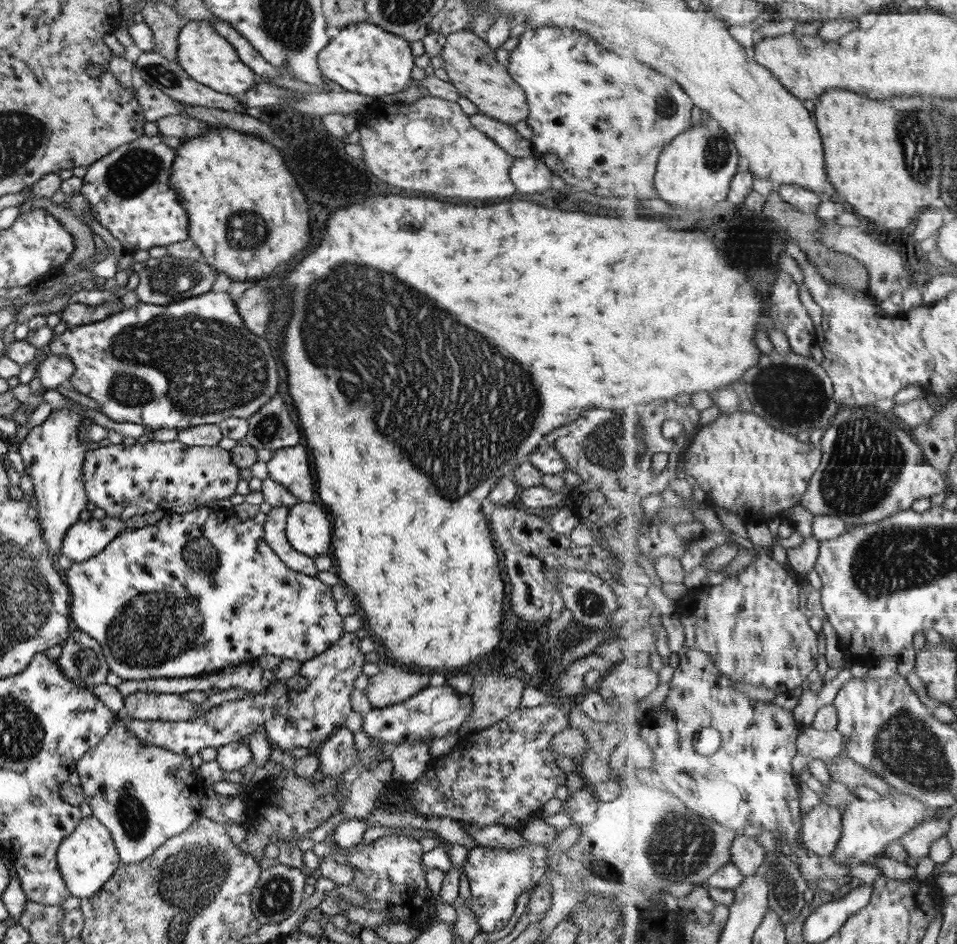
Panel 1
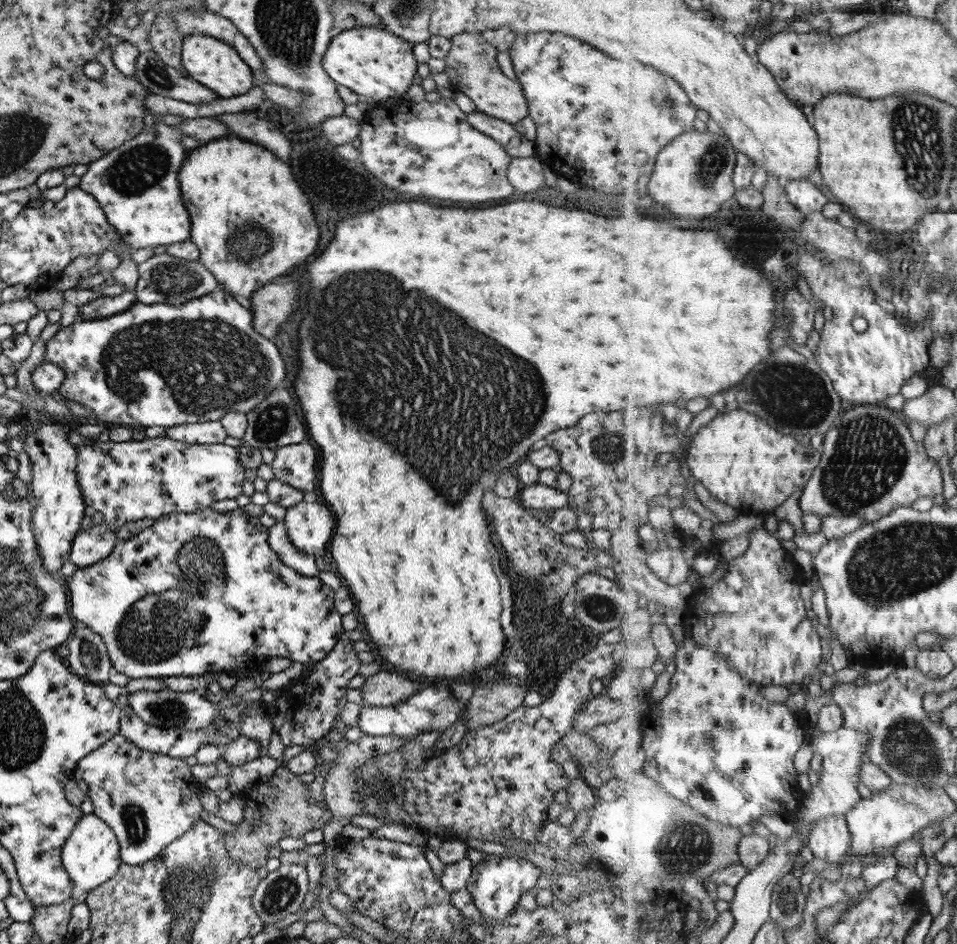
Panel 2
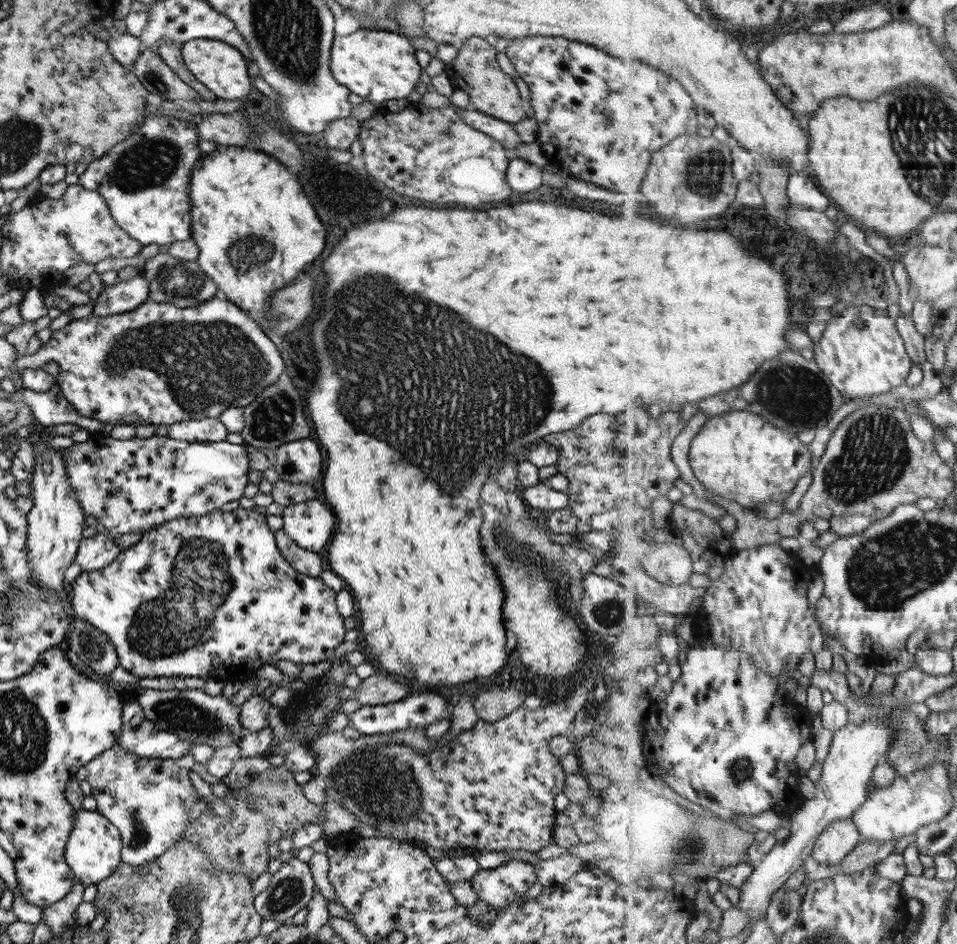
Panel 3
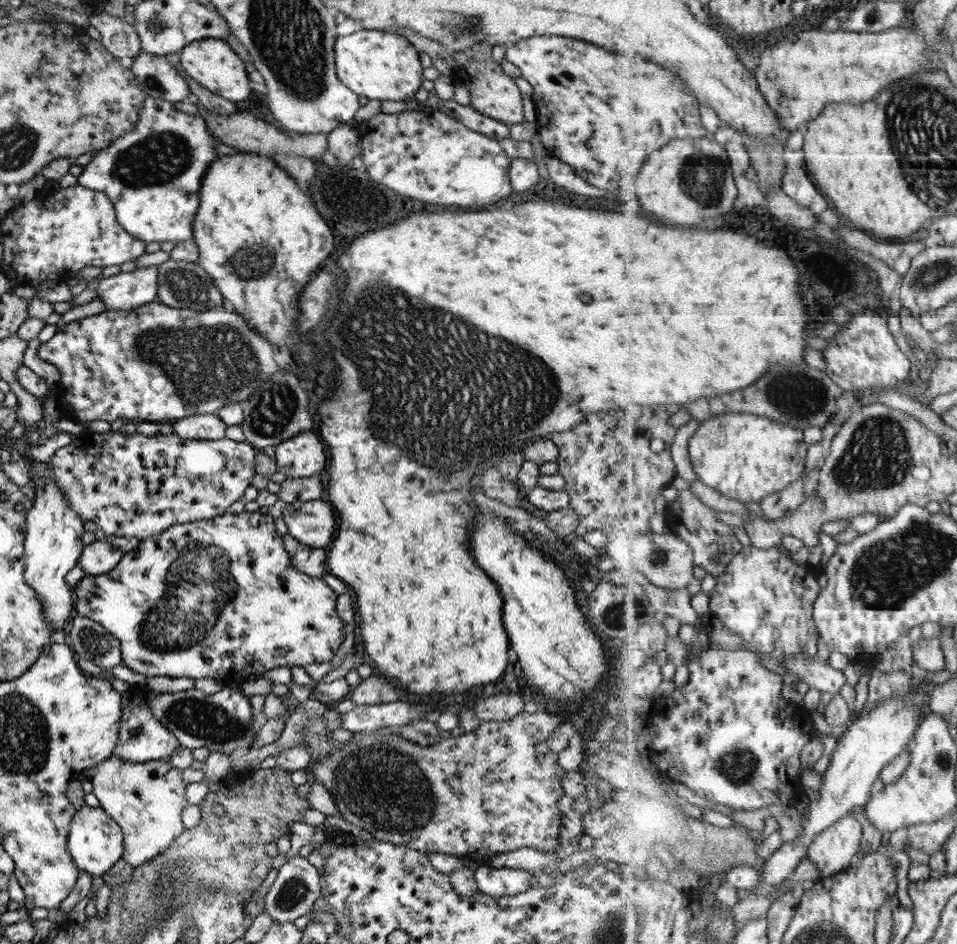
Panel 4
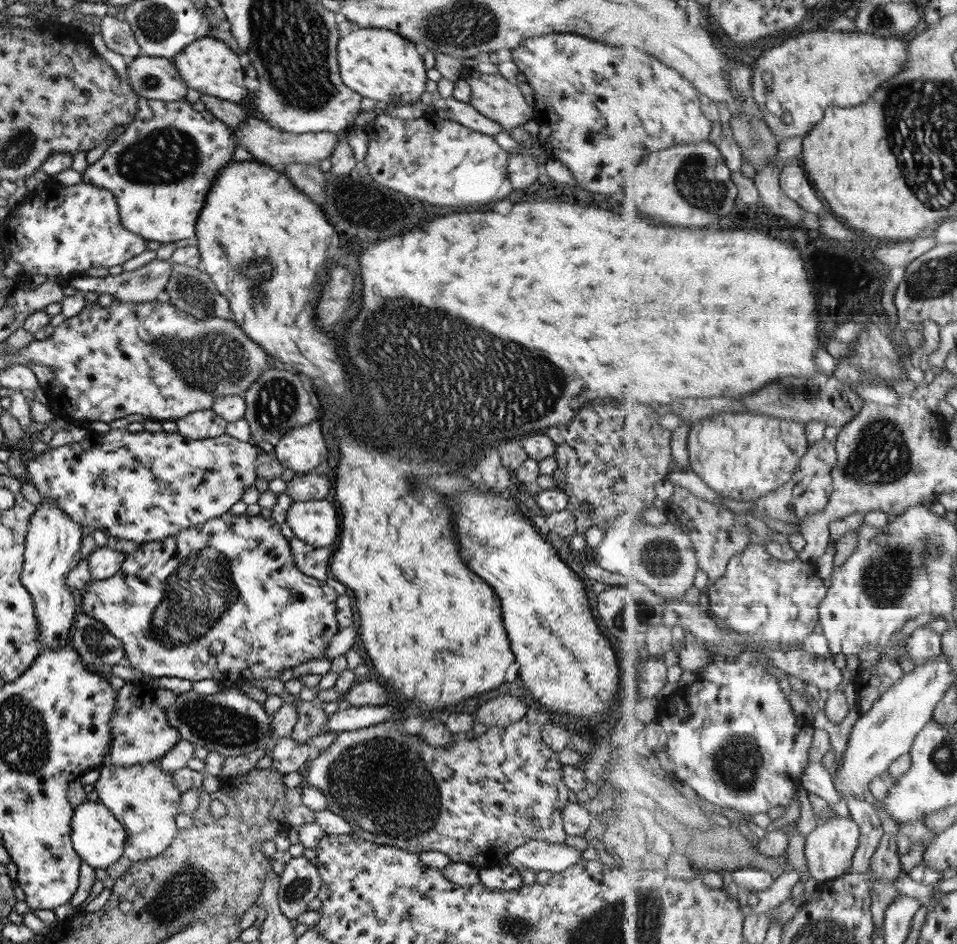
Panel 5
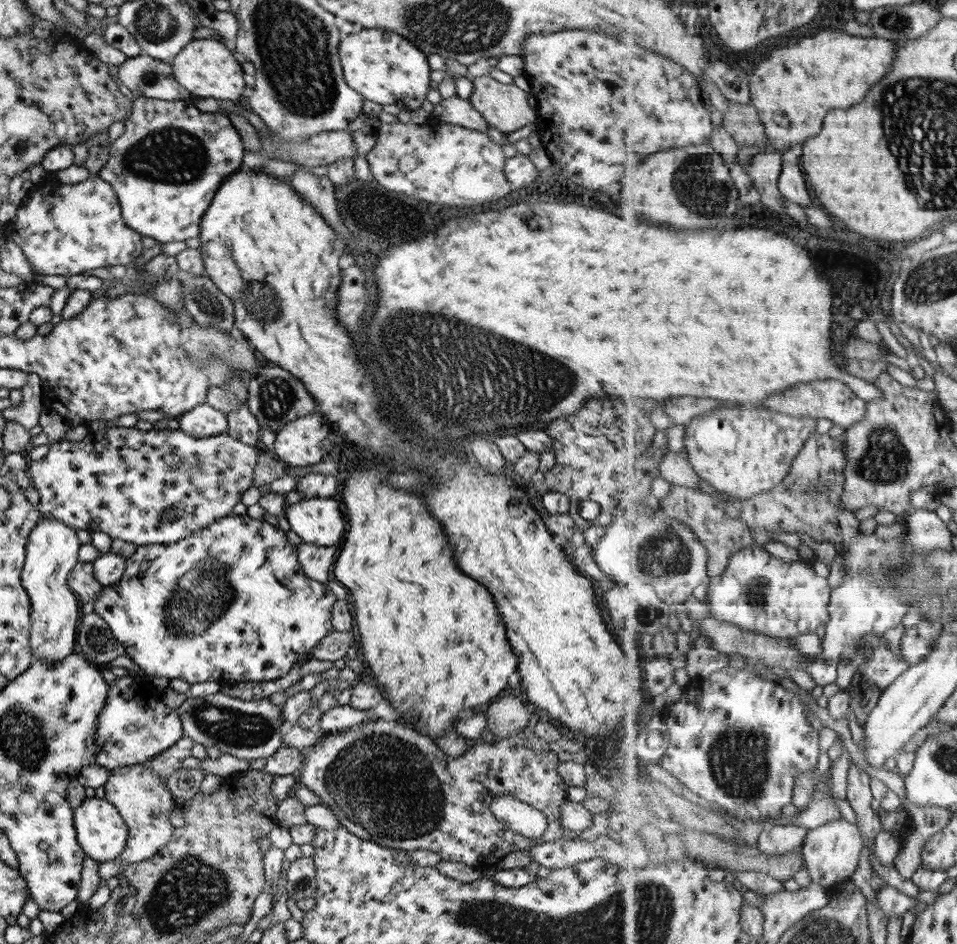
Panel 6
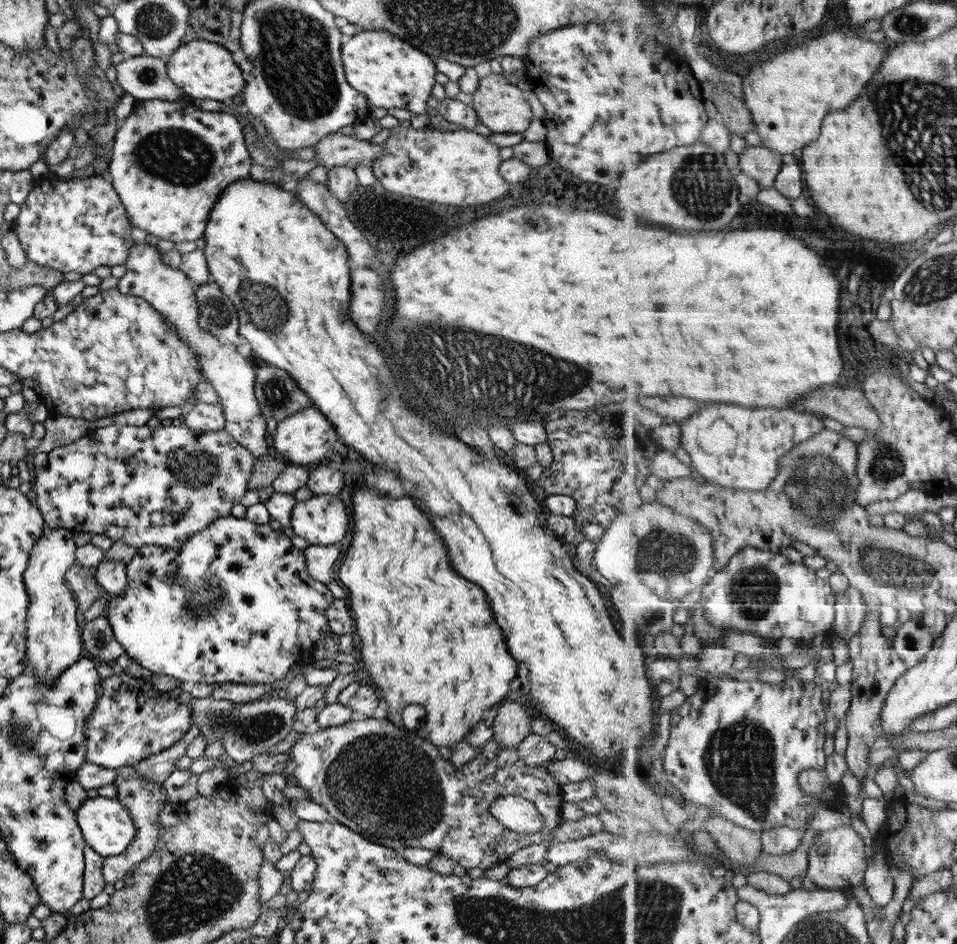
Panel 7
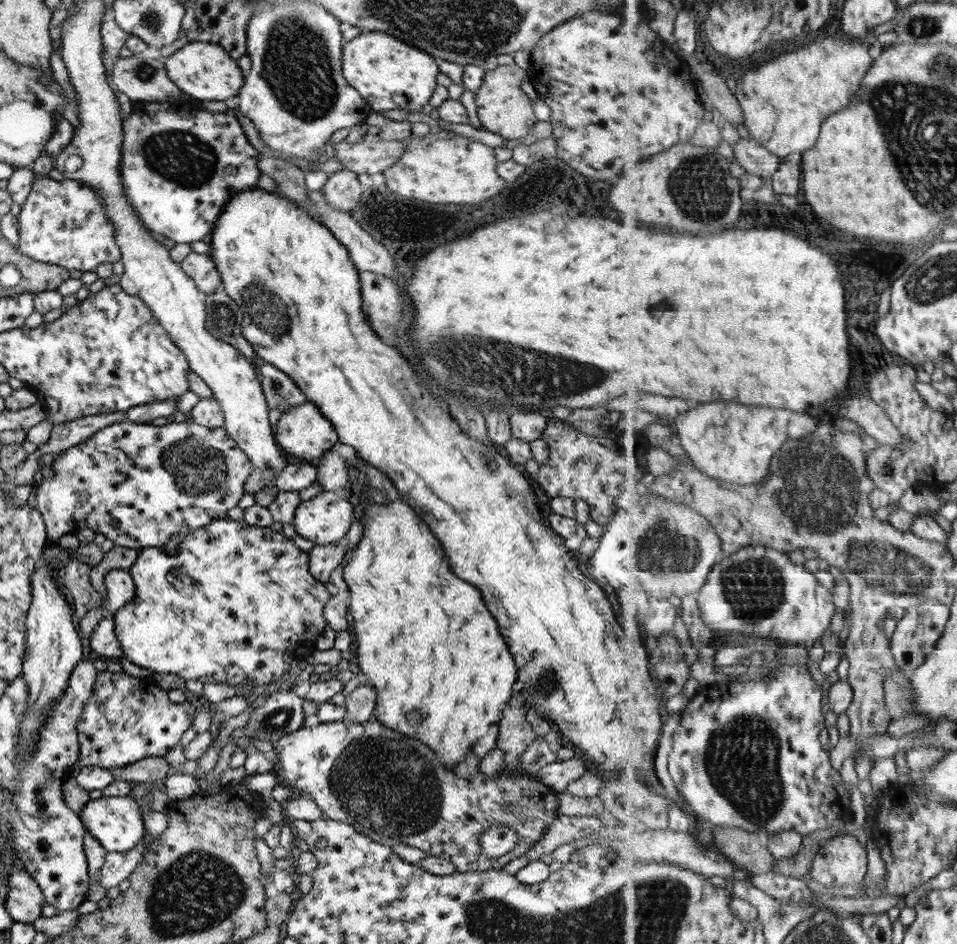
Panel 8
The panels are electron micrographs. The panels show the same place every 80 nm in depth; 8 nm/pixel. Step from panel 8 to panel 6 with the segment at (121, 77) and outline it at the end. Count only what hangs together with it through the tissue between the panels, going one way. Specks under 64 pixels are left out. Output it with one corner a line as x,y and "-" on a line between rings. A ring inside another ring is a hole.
149,56
127,57
114,71
123,86
134,96
165,101
190,98
189,92
172,79
168,60

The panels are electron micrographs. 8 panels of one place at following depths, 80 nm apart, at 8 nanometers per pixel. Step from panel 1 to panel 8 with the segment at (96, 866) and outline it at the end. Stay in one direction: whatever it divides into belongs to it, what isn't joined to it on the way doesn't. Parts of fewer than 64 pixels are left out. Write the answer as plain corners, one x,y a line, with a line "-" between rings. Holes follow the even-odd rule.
105,796
88,800
78,812
84,830
98,841
105,852
127,852
144,836
145,829
137,803
129,796

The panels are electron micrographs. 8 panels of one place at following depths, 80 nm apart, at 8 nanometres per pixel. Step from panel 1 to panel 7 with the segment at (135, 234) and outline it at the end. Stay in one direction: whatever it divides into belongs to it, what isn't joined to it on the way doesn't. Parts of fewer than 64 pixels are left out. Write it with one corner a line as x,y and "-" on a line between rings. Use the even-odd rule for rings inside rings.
187,97
178,101
136,101
133,111
123,120
123,126
114,133
112,155
106,167
107,180
138,234
151,234
174,243
193,242
201,238
209,211
219,193
235,180
251,178
251,160
239,122
231,114
221,111
201,112
192,101

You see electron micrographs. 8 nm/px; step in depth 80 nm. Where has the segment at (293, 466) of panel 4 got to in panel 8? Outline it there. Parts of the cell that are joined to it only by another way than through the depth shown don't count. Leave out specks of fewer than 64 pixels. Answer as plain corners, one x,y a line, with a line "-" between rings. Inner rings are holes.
313,403
298,404
281,412
274,427
274,441
281,451
287,456
307,462
319,462
324,453
330,450
335,442
338,442
333,425
317,410
316,406
313,406

